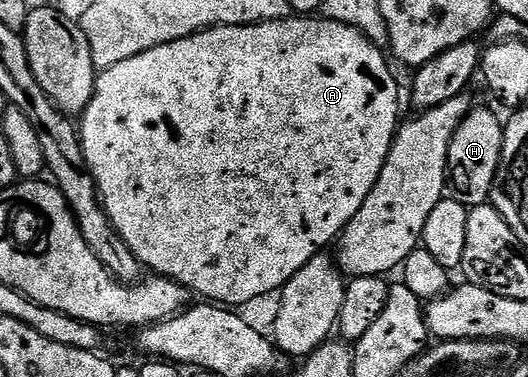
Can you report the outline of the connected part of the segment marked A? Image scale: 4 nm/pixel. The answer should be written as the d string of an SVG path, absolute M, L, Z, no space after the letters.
M275 16L271 22L262 21L260 24L252 24L251 26L217 26L211 30L202 30L198 34L181 38L175 42L160 44L156 48L148 48L148 52L140 52L140 56L132 56L132 60L120 60L120 64L103 70L97 75L94 83L94 95L90 97L86 109L80 115L80 141L86 167L90 169L90 174L94 177L96 185L98 185L98 197L102 200L102 206L106 209L106 214L110 217L110 222L116 228L116 232L124 240L124 244L128 244L128 248L132 248L132 252L147 271L164 278L171 278L173 282L179 282L182 286L185 286L187 291L194 293L195 290L202 297L199 299L209 300L211 303L221 304L227 308L242 308L238 306L252 301L253 298L262 298L265 294L272 293L273 290L274 293L281 291L286 281L292 276L296 276L296 272L300 272L300 268L304 268L304 264L308 264L313 260L315 254L325 251L329 242L331 245L337 239L344 227L352 220L352 216L356 216L356 212L360 212L360 204L364 204L368 192L372 192L372 188L386 163L390 145L394 143L394 133L398 131L400 125L400 117L398 118L398 82L394 79L389 64L386 63L387 55L379 47L369 42L356 28L331 18L325 16L289 17Z

